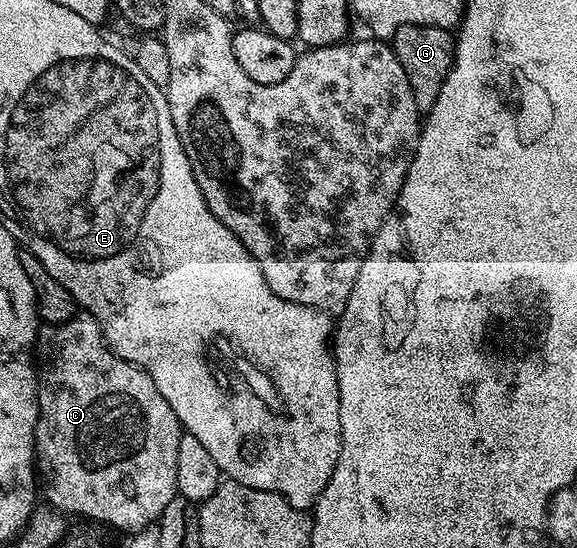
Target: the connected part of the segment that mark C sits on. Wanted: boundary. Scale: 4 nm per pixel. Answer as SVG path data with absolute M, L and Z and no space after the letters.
M78 312L65 322L41 325L36 331L34 354L39 362L38 408L40 409L40 419L36 425L36 460L34 465L39 481L42 483L43 497L44 494L48 497L47 505L65 515L81 514L84 518L93 518L96 522L105 522L106 525L113 526L116 530L128 530L127 532L145 530L148 526L159 523L166 504L170 504L170 500L177 497L178 440L182 433L178 416L174 416L174 408L170 408L170 404L166 404L166 396L162 396L162 392L158 392L154 380L150 380L150 376L142 367L122 360L113 350L108 349L108 342L104 338L98 320L94 320L83 312Z

